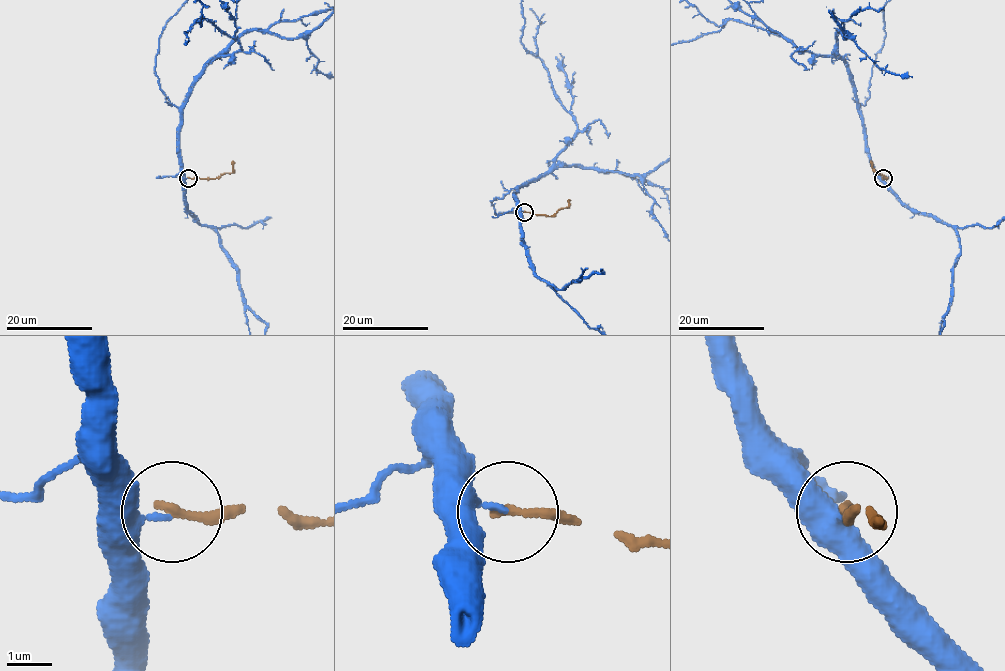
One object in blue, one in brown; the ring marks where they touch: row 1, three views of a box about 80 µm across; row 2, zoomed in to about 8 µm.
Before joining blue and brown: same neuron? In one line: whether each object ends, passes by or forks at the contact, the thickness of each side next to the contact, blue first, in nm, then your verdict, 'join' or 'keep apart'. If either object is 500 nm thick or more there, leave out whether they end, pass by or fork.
blue ends there; brown ends there; 180 nm thick on the blue side, 220 nm on the other; keep apart

